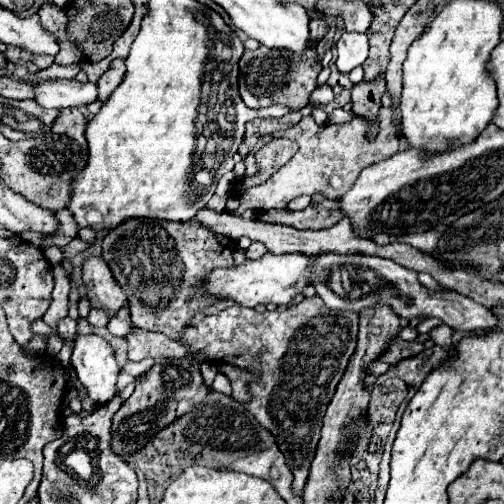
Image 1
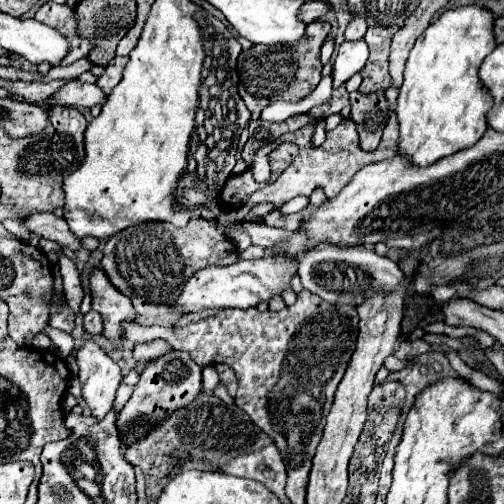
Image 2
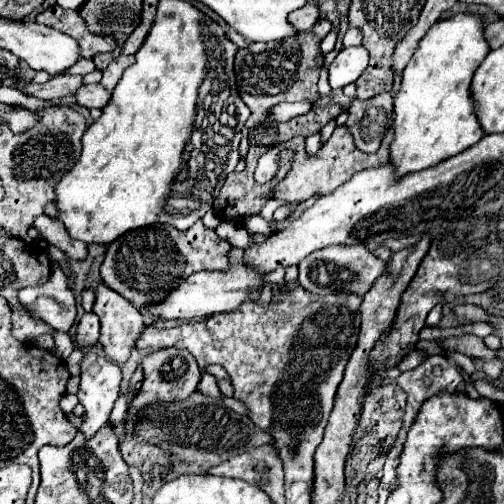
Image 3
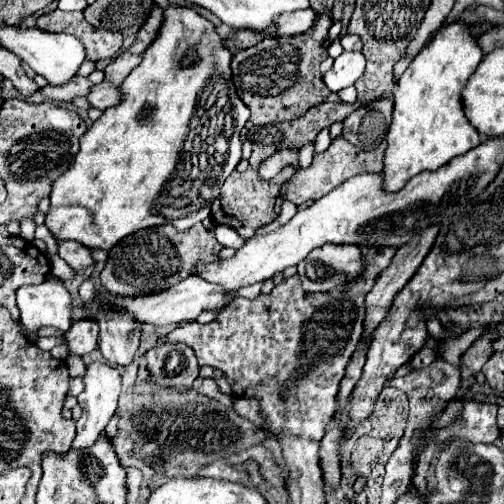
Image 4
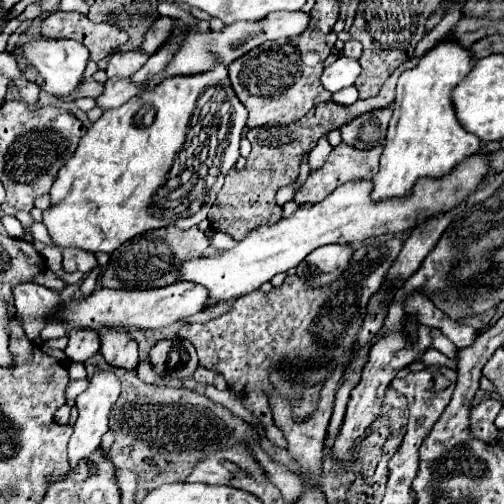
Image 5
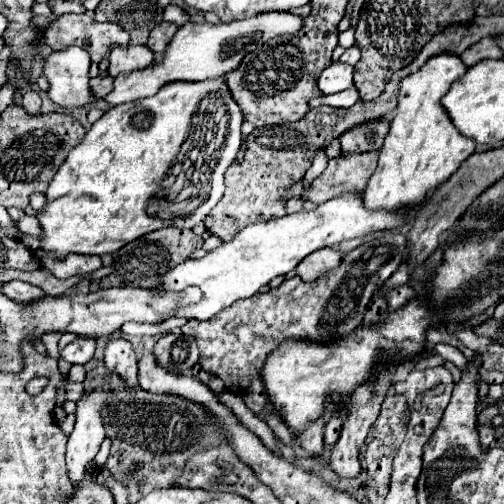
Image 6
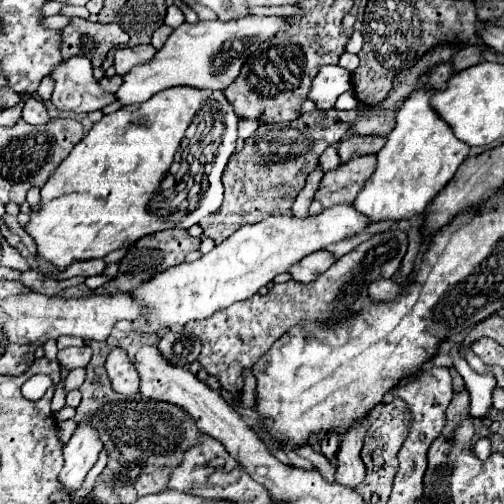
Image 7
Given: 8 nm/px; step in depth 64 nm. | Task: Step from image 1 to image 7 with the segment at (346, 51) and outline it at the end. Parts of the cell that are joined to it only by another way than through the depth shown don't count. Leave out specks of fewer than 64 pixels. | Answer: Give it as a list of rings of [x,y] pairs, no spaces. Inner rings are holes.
[[[324,66],[320,68],[318,76],[312,80],[312,88],[308,98],[316,102],[318,110],[328,110],[334,106],[336,98],[352,88],[352,74],[346,68],[336,66]]]

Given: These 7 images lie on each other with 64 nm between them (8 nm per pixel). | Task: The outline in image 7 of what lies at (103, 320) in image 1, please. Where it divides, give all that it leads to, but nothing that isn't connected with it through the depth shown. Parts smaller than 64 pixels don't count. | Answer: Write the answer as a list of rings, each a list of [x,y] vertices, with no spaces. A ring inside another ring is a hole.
[[[86,344],[80,346],[80,348],[70,346],[70,348],[64,348],[64,350],[58,352],[58,362],[60,362],[62,366],[66,366],[68,370],[86,366],[86,364],[90,362],[90,358],[92,358],[92,348],[86,346]]]

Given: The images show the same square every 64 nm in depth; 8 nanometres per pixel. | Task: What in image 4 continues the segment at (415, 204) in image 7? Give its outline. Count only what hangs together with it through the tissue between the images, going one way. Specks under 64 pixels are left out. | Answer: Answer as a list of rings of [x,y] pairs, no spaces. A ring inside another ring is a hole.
[[[452,22],[440,26],[438,32],[432,34],[430,42],[422,48],[422,52],[410,62],[398,82],[398,88],[394,88],[394,118],[386,136],[388,148],[384,156],[384,190],[398,192],[412,176],[424,170],[436,170],[450,162],[454,156],[460,156],[480,144],[480,132],[470,124],[470,120],[466,120],[462,90],[482,58],[484,52],[478,44],[478,38],[472,34],[472,26],[468,22]]]

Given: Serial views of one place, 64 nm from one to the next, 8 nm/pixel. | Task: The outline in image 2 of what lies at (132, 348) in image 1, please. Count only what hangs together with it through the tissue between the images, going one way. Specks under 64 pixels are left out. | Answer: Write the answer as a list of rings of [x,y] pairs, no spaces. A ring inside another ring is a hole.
[[[152,340],[152,342],[144,342],[144,344],[136,344],[132,356],[140,362],[146,362],[146,360],[154,360],[164,354],[170,354],[170,352],[174,352],[174,350],[166,340]]]

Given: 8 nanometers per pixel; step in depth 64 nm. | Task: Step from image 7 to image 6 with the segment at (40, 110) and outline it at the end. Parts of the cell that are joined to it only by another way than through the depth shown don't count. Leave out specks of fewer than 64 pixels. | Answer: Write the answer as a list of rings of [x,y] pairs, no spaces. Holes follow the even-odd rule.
[[[28,90],[24,94],[24,100],[22,100],[22,106],[28,114],[40,114],[40,96],[36,90]]]

